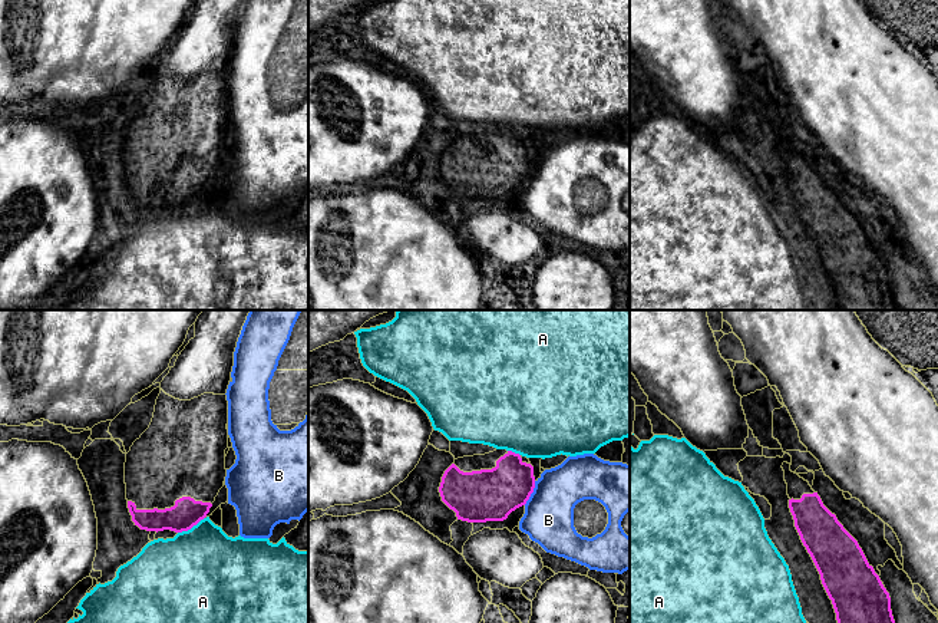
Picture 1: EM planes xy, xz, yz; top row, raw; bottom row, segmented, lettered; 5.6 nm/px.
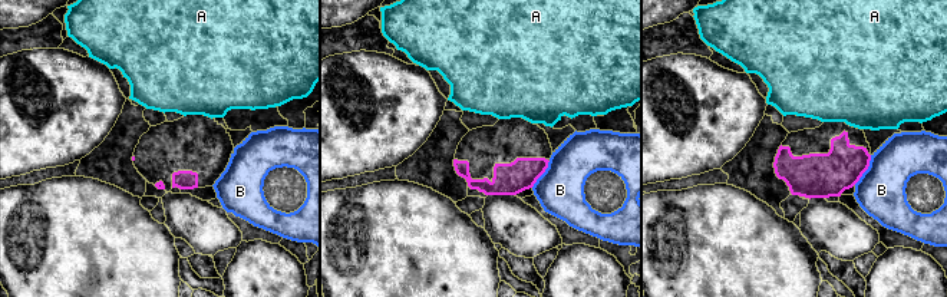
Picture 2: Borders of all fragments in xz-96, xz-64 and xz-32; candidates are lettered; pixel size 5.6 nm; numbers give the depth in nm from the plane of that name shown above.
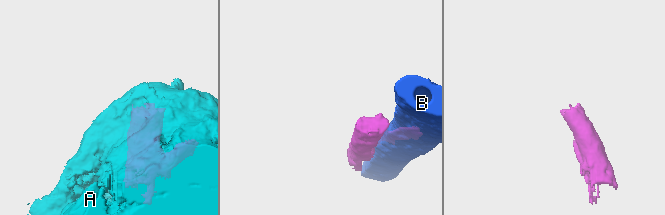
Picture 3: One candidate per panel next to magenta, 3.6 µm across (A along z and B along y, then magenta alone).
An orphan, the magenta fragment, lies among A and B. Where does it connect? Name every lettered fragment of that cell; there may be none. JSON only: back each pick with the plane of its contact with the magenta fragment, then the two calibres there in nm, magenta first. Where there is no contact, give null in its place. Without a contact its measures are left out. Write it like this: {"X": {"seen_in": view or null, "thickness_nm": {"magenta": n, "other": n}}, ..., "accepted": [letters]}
{"accepted": []}

